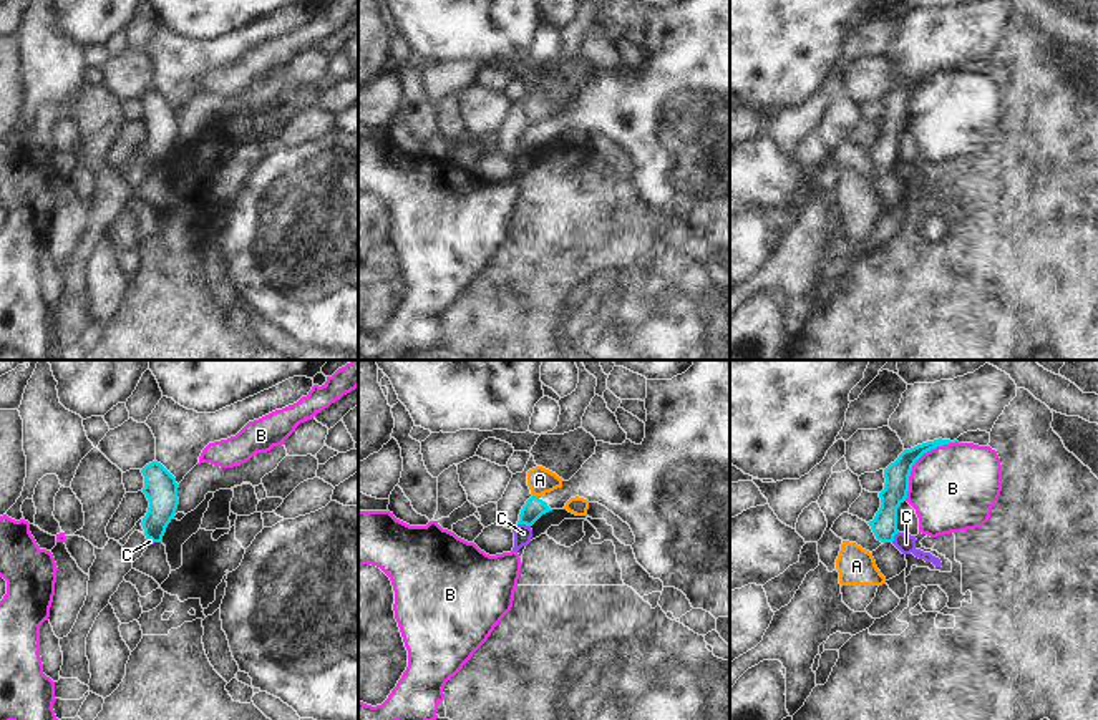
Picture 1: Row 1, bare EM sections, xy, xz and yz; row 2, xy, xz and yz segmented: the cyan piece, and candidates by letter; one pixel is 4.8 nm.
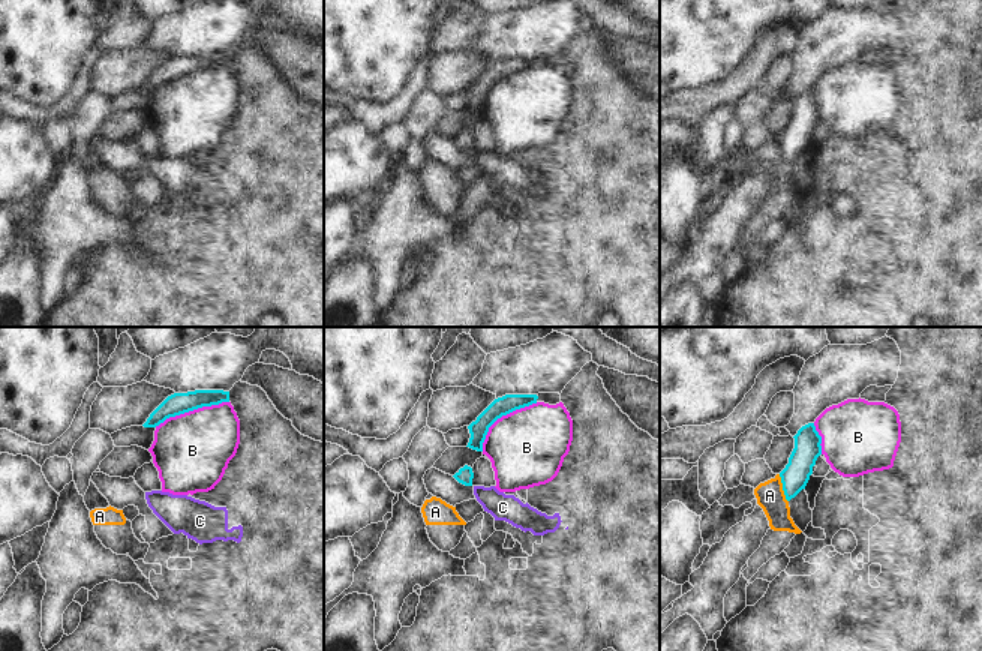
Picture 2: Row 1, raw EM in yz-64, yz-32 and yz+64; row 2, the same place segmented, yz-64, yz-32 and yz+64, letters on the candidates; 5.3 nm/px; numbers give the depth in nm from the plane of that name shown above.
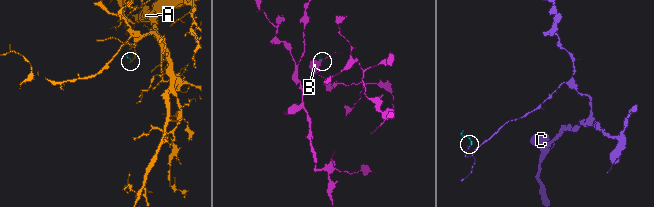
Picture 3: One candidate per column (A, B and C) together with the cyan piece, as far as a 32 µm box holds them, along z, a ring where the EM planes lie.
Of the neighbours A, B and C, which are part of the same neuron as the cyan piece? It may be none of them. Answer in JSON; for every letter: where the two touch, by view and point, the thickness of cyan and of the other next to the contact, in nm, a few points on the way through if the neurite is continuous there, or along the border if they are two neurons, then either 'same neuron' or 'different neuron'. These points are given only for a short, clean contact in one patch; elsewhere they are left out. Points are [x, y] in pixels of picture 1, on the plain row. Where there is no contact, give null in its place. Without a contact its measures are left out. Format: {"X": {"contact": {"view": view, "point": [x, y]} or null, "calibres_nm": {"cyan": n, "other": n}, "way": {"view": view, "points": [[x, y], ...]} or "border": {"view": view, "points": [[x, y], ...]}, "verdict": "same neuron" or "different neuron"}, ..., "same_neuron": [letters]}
{"A": {"contact": {"view": "xz", "point": [536, 125]}, "calibres_nm": {"cyan": 100, "other": 130}, "border": {"view": "xz", "points": [[533, 121], [538, 126]]}, "verdict": "different neuron"}, "B": {"contact": {"view": "yz", "point": [916, 88]}, "calibres_nm": {"cyan": 120, "other": 420}, "verdict": "different neuron"}, "C": {"contact": {"view": "xz", "point": [524, 151]}, "calibres_nm": {"cyan": 100, "other": 90}, "border": {"view": "xz", "points": [[518, 151], [529, 155]]}, "verdict": "different neuron"}, "same_neuron": []}

